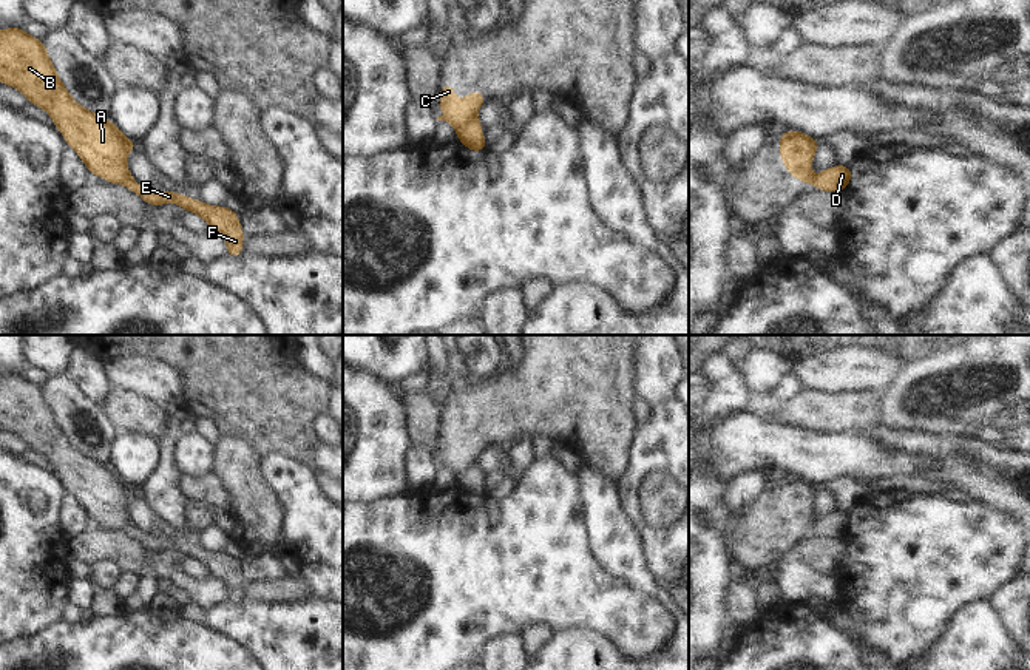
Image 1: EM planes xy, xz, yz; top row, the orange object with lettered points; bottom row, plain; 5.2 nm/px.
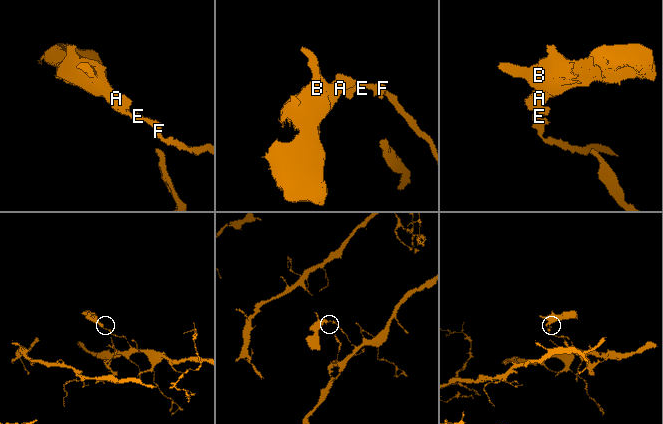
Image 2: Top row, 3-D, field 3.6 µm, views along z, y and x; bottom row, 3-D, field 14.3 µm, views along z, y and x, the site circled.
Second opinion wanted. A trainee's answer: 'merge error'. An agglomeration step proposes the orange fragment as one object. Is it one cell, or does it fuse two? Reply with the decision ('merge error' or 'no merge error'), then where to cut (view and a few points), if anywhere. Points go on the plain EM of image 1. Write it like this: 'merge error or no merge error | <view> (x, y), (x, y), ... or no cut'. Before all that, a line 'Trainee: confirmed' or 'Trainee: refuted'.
Trainee: confirmed
merge error | xz (474, 460), (456, 474)

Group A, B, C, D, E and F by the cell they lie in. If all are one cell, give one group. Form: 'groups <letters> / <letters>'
groups A B C / D E F

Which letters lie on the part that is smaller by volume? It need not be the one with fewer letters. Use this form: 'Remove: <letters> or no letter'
Remove: A, B, C

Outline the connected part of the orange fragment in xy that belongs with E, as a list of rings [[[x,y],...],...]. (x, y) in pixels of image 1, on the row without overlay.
[[[130,519],[124,525],[122,531],[125,531],[130,537],[139,540],[145,546],[145,550],[150,550],[153,553],[159,553],[165,548],[174,548],[182,556],[188,556],[201,562],[210,570],[213,579],[225,584],[227,602],[242,601],[244,577],[239,571],[239,562],[225,551],[213,553],[210,550],[201,548],[199,545],[190,545],[182,539],[154,537],[150,533],[141,533]]]

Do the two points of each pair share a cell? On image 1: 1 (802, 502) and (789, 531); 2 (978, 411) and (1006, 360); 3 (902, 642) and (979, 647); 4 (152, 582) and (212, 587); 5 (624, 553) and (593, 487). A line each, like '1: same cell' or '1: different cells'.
1: same cell
2: same cell
3: different cells
4: different cells
5: same cell

